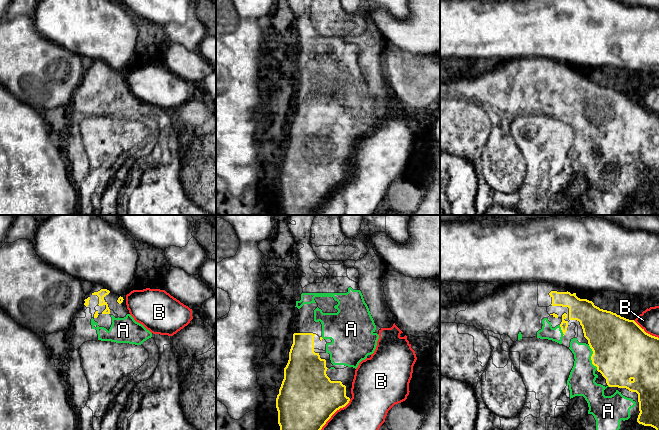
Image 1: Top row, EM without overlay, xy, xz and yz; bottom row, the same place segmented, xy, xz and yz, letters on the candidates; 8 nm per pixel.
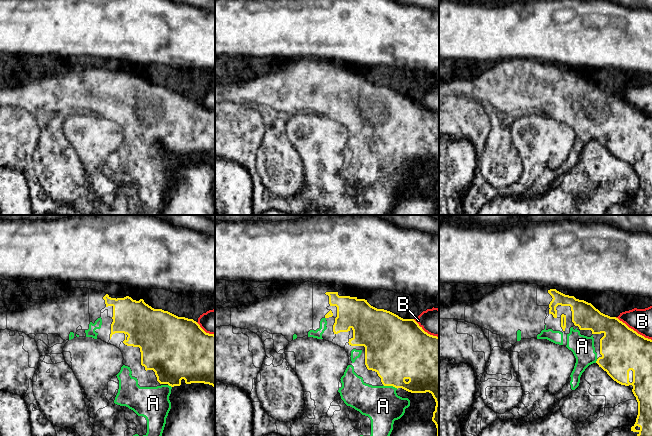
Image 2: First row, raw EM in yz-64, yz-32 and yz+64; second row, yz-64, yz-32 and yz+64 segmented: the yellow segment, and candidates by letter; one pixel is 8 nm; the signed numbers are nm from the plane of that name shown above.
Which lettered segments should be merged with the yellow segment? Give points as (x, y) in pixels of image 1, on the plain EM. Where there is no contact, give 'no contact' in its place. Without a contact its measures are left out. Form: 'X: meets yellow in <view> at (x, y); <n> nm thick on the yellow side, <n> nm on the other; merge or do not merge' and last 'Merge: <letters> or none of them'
A: meets yellow in yz at (591, 133); 460 nm thick on the yellow side, 220 nm on the other; merge
B: meets yellow in xz at (330, 193); 480 nm thick on the yellow side, 420 nm on the other; do not merge
Merge: A

